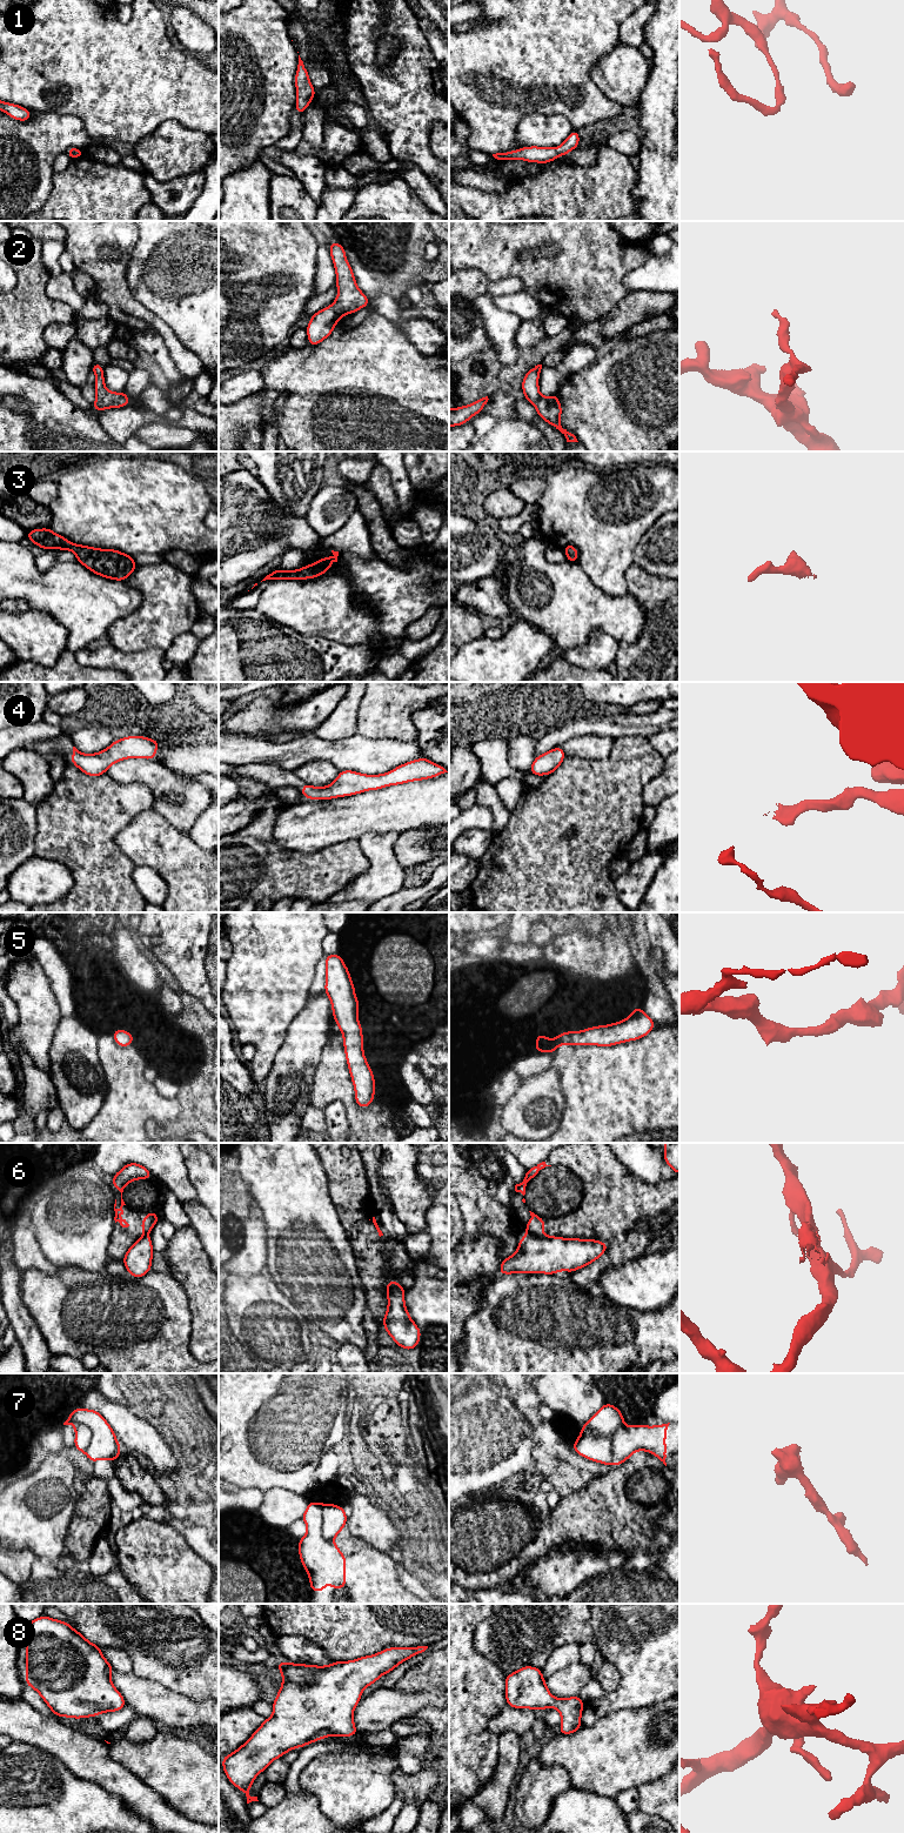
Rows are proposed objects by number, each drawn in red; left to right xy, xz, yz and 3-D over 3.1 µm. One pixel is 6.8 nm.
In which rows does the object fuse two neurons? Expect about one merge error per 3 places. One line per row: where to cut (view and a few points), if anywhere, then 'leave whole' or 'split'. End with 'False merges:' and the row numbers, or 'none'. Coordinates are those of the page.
1: no cut; leave whole
2: cut in xz along (330, 306), (341, 315); split
3: no cut; leave whole
4: no cut; leave whole
5: no cut; leave whole
6: cut in yz along (529, 1231), (535, 1233); split
7: cut in xy along (66, 1420), (84, 1424), (89, 1430), (89, 1445), (86, 1451); split
8: no cut; leave whole
False merges: 2, 6, 7

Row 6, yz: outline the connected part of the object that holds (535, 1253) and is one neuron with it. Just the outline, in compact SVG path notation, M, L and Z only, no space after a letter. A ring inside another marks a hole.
M529 1232L521 1237L514 1256L502 1258L500 1275L548 1273L562 1270L574 1272L600 1258L609 1243L595 1239L537 1236Z

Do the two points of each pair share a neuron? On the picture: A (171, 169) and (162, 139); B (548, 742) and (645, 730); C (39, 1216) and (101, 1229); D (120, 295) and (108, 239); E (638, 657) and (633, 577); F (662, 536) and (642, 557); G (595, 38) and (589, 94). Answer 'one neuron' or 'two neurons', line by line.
A: one neuron
B: one neuron
C: one neuron
D: one neuron
E: one neuron
F: one neuron
G: one neuron

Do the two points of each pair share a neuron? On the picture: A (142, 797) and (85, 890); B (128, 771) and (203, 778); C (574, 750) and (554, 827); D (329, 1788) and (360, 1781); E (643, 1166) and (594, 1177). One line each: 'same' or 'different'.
A: same
B: different
C: different
D: same
E: different

